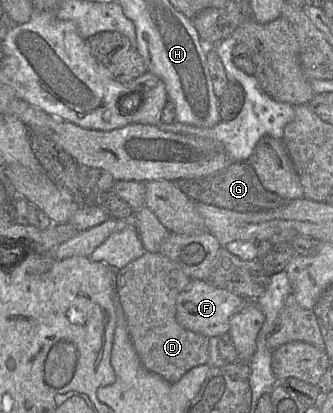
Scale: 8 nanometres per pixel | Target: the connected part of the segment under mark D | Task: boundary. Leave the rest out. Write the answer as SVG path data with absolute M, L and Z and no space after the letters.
M145 252L141 257L116 271L116 299L126 318L127 329L141 364L169 383L179 381L190 369L206 365L209 360L209 338L183 328L176 320L178 295L192 280L168 257Z

